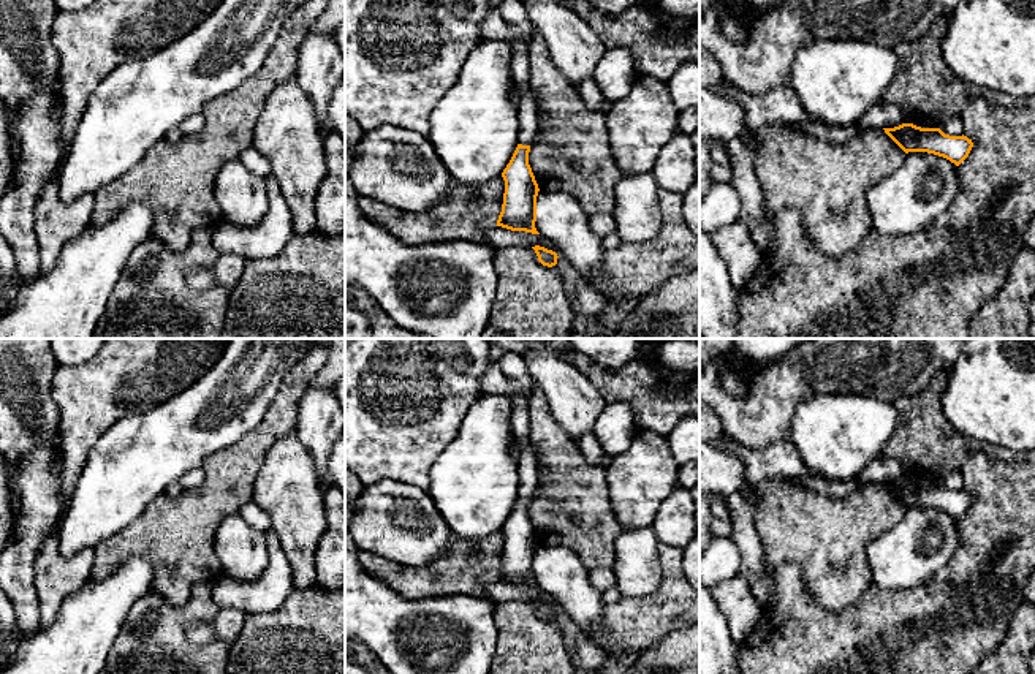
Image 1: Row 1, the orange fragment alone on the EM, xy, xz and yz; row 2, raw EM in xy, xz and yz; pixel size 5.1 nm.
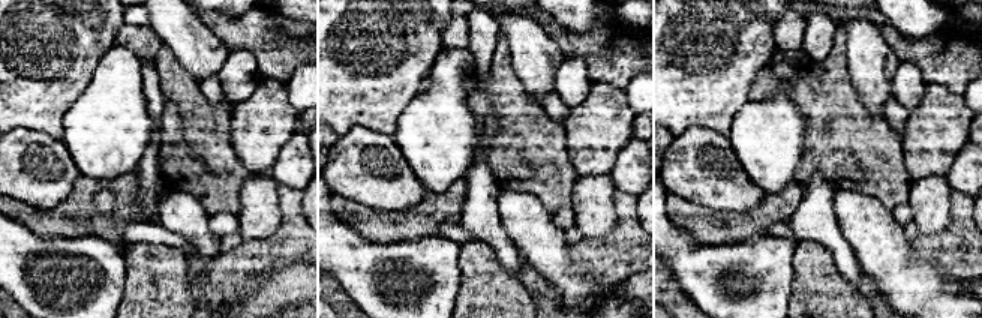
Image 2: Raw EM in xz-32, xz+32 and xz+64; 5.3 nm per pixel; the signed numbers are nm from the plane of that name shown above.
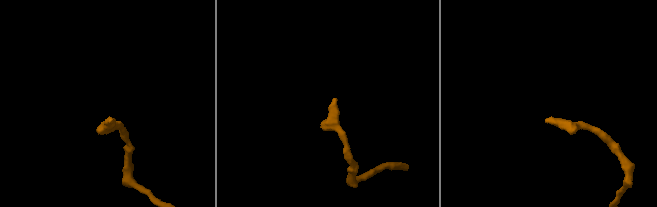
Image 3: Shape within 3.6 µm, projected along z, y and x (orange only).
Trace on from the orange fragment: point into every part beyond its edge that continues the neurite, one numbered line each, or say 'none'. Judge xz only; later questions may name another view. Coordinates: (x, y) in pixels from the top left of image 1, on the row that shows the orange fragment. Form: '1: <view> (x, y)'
1: xz (513, 11)

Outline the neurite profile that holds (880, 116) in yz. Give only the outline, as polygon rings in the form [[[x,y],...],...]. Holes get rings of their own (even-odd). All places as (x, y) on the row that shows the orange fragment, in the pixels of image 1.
[[[883,101],[874,104],[855,125],[858,130],[869,128],[894,128],[907,123],[907,119],[900,109],[894,104],[886,104]]]

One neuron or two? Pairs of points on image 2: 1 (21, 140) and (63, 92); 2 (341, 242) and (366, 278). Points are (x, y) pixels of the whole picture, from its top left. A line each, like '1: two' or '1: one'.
1: two
2: one

